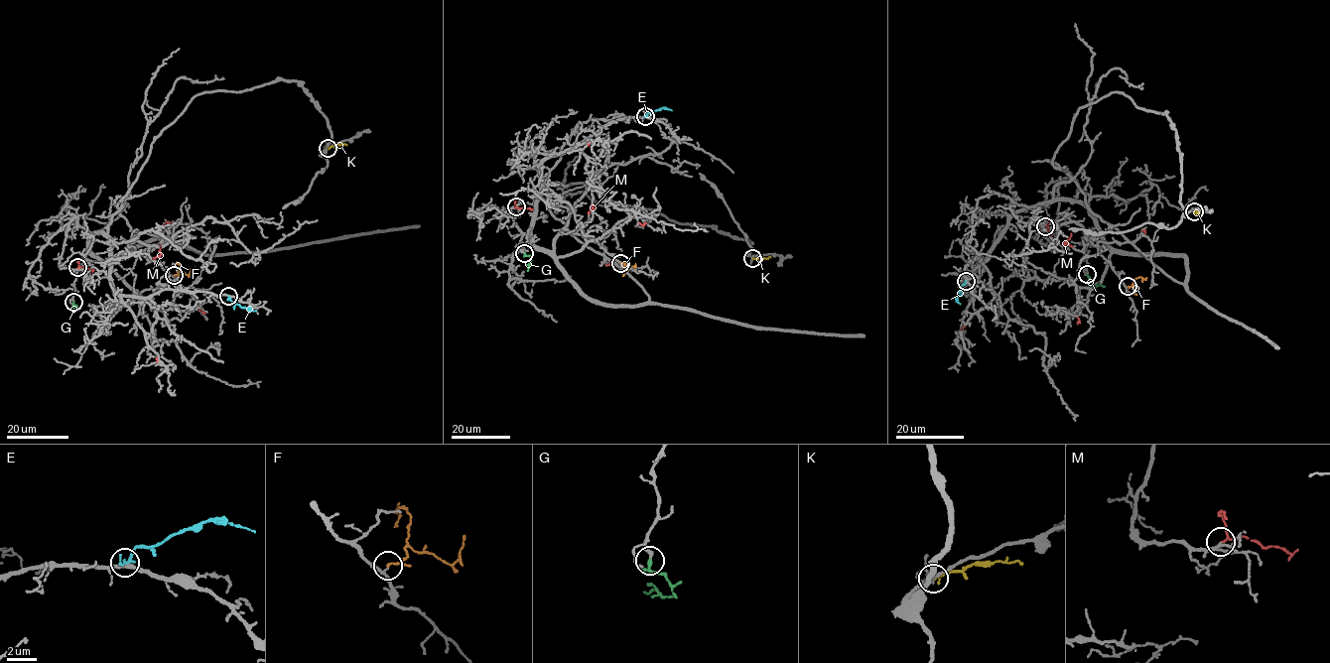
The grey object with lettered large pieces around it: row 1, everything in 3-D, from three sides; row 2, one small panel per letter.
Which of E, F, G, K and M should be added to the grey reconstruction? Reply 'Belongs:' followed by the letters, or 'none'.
Belongs: F, G

